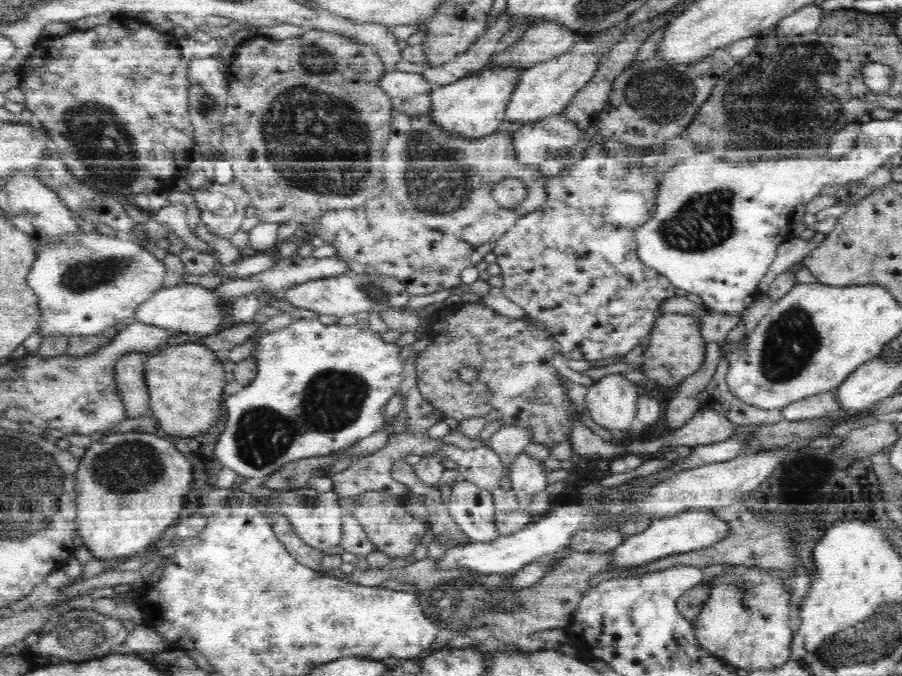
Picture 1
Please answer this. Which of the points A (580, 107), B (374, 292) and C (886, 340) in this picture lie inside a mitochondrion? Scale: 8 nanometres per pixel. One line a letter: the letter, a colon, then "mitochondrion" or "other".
A: other
B: mitochondrion
C: other

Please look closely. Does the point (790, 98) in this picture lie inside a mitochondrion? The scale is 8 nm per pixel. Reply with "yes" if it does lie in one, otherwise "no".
yes

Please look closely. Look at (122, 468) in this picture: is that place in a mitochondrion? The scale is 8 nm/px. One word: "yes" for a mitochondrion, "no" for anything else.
yes

